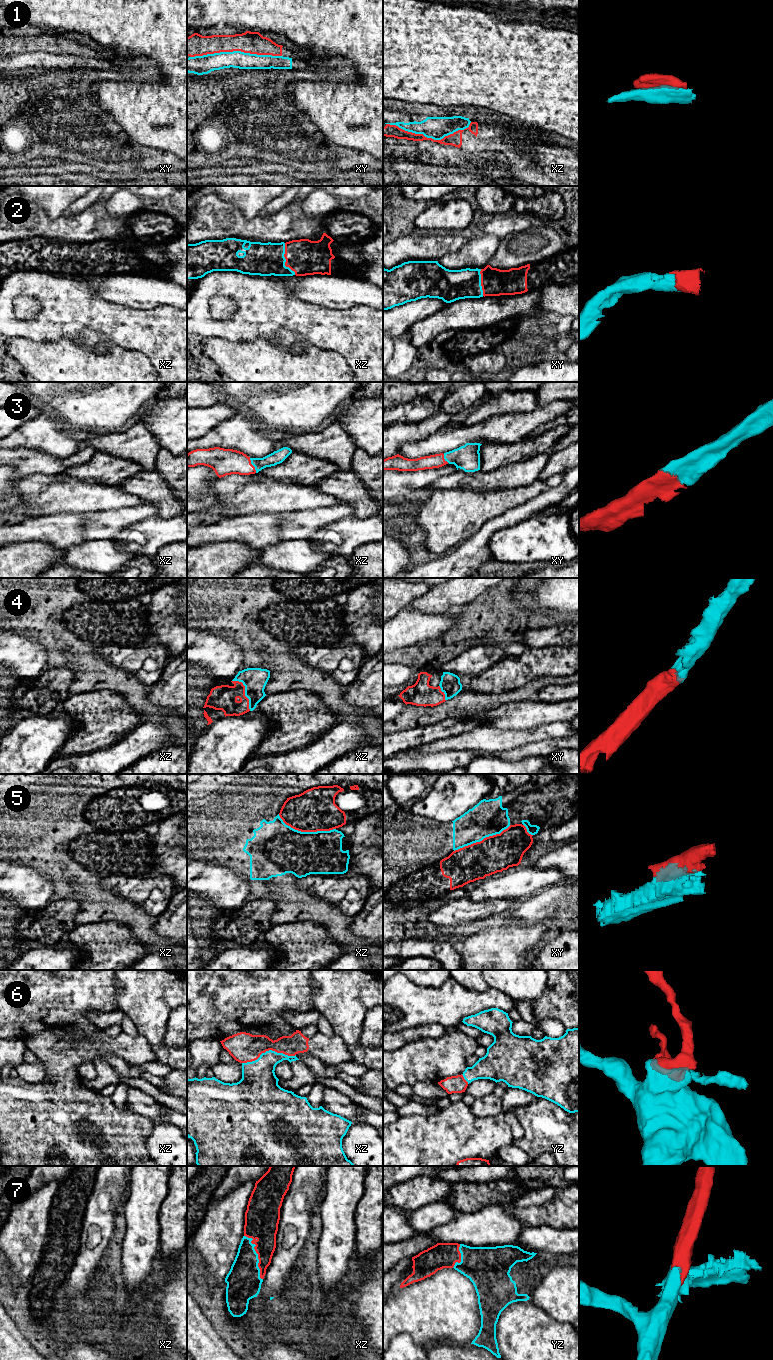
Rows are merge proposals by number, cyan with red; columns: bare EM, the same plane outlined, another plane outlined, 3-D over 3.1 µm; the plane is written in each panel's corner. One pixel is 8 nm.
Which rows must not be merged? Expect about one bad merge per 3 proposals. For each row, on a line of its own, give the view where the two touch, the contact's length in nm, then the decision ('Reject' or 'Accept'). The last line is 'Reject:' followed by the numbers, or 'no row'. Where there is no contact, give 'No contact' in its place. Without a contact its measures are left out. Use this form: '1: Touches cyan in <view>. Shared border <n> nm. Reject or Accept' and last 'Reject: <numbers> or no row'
1: Touches cyan in xy. Shared border 750 nm. Reject
2: Touches cyan in xz. Shared border 280 nm. Accept
3: Touches cyan in xz. Shared border 130 nm. Accept
4: Touches cyan in xz. Shared border 280 nm. Accept
5: Touches cyan in xz. Shared border 480 nm. Reject
6: Touches cyan in xz. Shared border 440 nm. Accept
7: Touches cyan in xz. Shared border 380 nm. Accept
Reject: 1, 5

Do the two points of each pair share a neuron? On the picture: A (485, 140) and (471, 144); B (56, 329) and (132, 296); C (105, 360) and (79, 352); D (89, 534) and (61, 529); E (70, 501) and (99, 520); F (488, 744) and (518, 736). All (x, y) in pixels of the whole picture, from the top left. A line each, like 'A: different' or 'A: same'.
A: same
B: different
C: same
D: different
E: different
F: same

